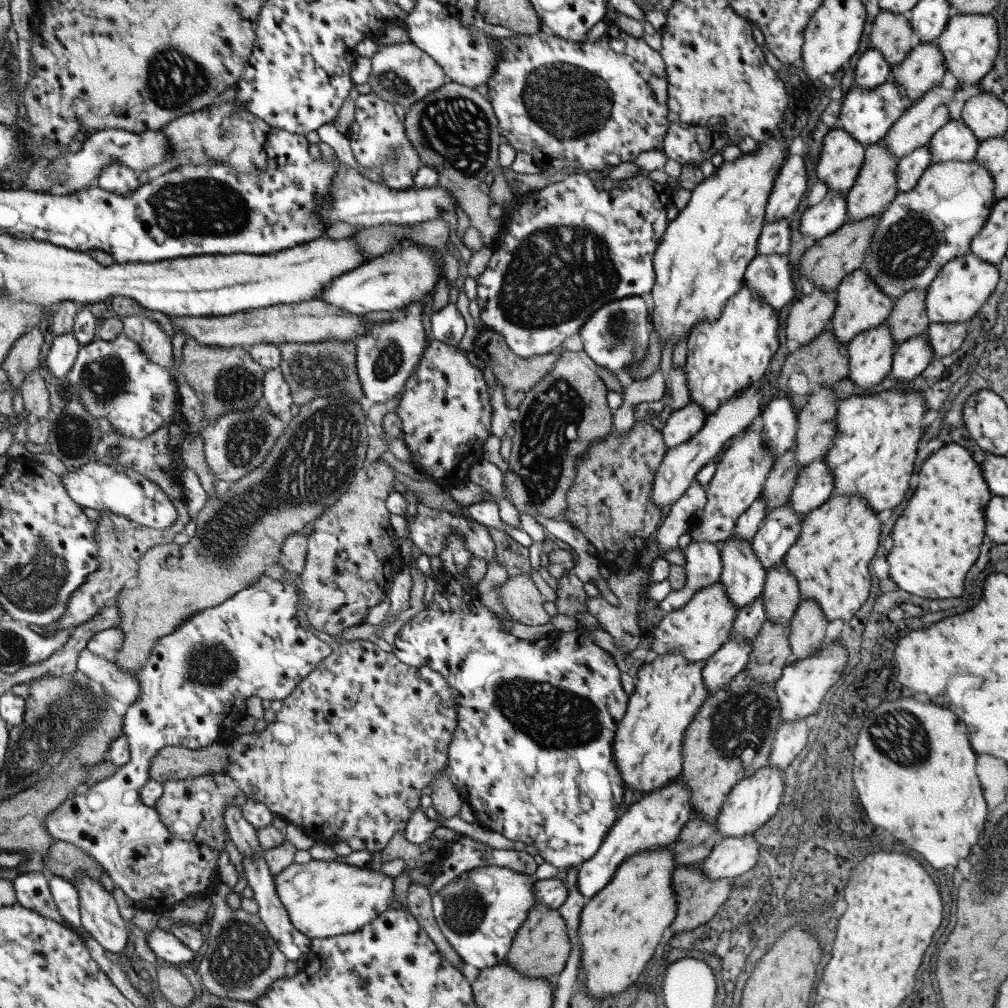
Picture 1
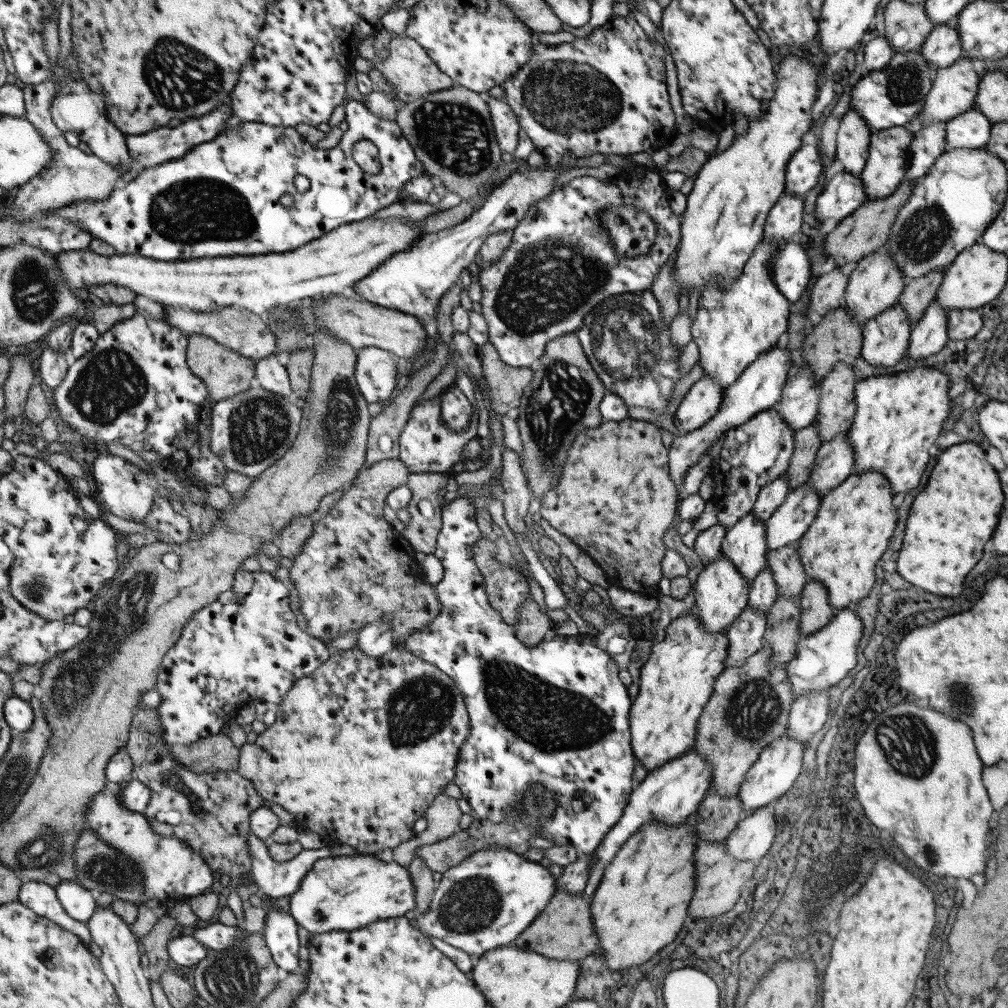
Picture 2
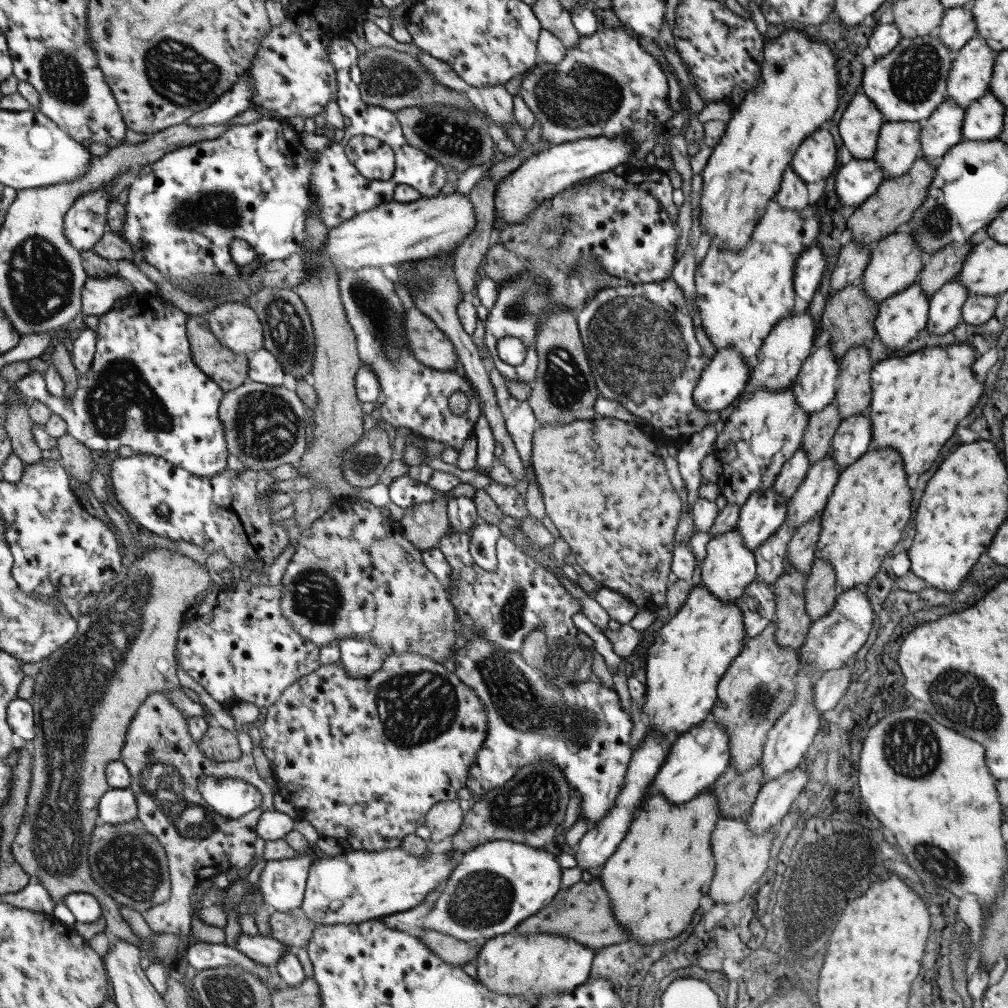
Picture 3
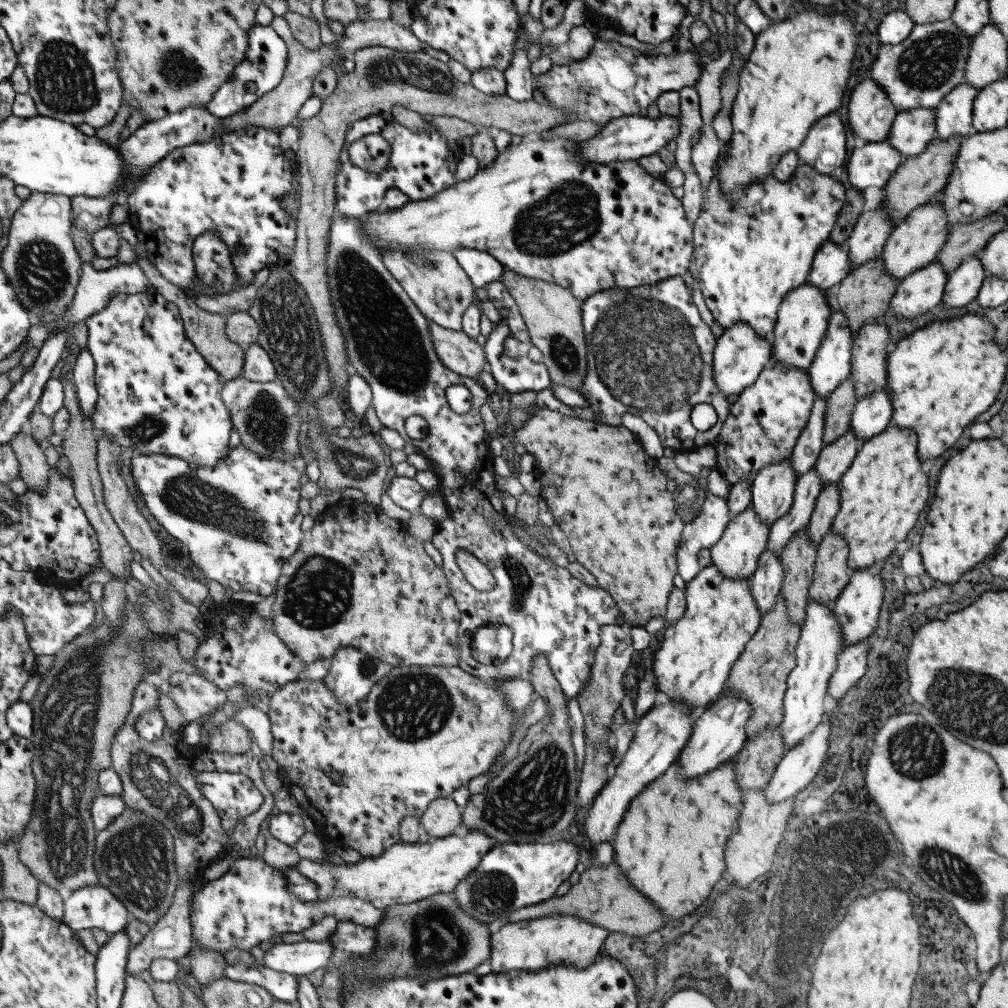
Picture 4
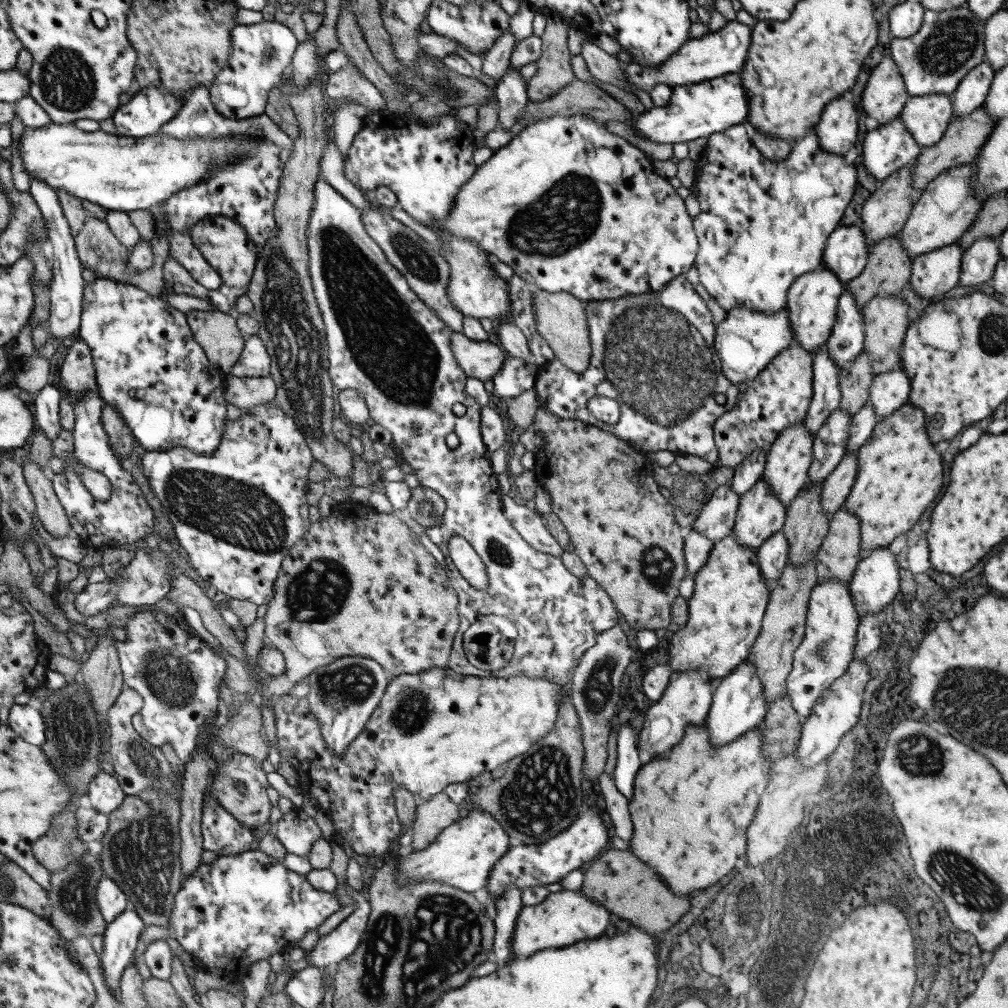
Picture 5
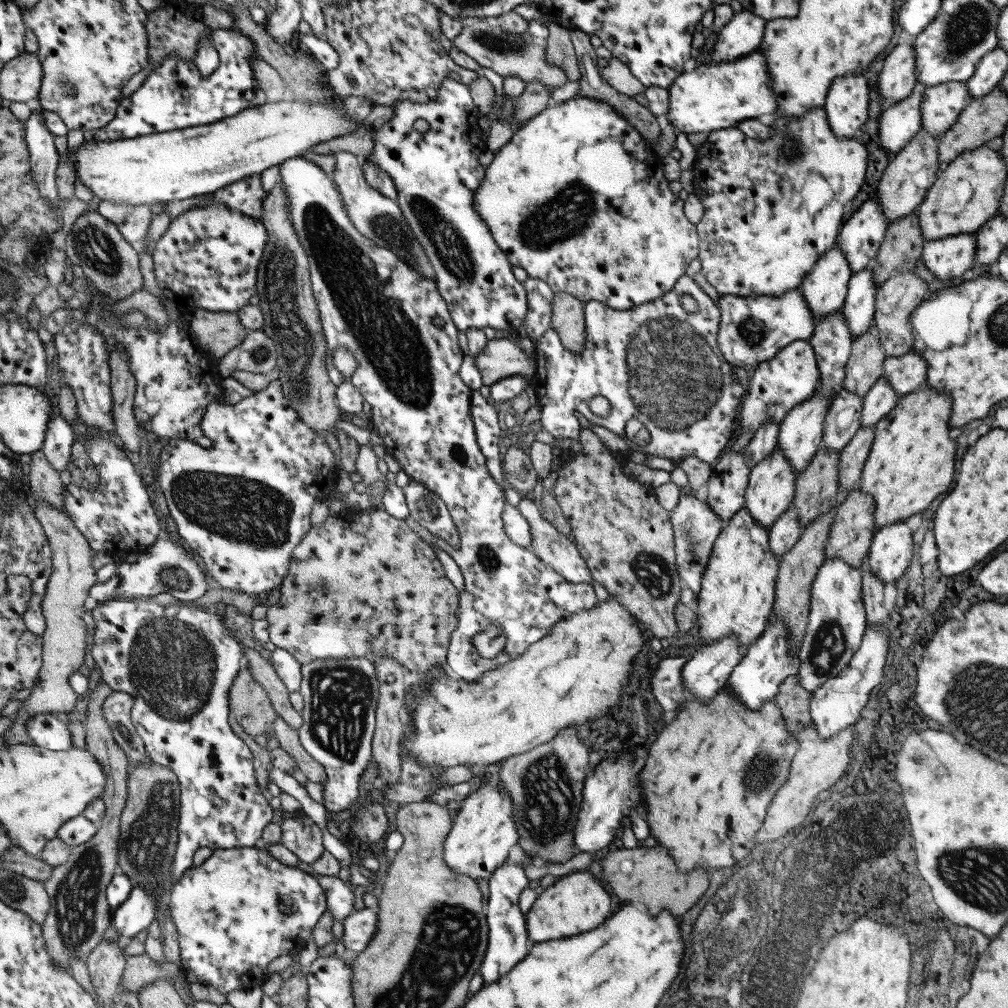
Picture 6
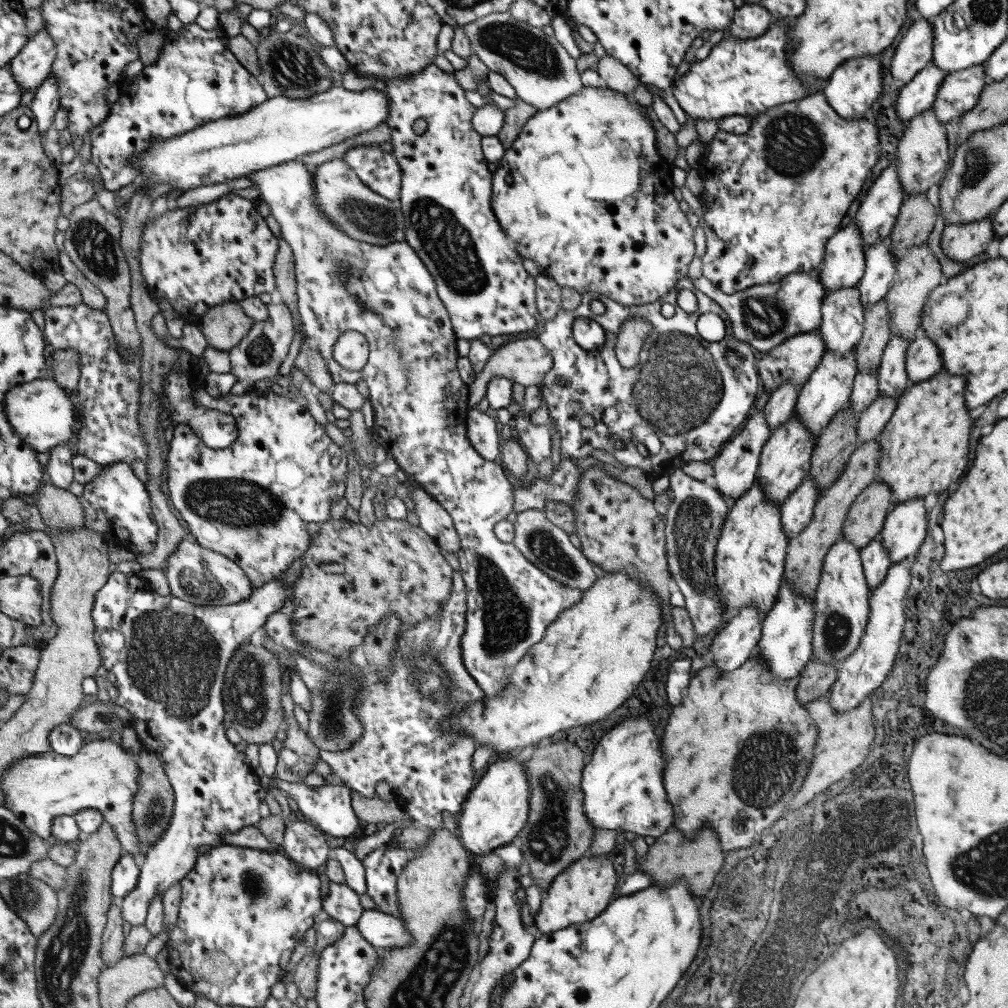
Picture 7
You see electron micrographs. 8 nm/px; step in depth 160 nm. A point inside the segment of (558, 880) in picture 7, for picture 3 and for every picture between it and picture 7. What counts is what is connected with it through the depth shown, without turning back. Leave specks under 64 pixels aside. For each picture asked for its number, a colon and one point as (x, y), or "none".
3: (510, 964)
4: (536, 943)
5: (565, 917)
6: (575, 903)

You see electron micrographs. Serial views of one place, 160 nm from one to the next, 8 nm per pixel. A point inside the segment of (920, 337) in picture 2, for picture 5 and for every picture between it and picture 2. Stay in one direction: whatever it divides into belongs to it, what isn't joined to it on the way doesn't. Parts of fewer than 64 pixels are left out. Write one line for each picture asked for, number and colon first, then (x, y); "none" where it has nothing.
3: (944, 306)
4: (962, 285)
5: (977, 264)

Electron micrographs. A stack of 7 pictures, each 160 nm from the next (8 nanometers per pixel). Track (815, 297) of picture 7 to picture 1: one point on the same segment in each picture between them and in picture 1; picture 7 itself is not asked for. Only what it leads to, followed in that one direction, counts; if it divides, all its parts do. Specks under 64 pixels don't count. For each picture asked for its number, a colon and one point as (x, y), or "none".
1: (683, 423)
2: (700, 403)
3: (723, 377)
4: (739, 354)
5: (745, 341)
6: (751, 329)

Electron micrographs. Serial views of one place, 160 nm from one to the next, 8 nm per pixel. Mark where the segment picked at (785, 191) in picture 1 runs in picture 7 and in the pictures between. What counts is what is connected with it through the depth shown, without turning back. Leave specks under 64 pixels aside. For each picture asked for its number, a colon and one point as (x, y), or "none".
2: (801, 172)
3: (814, 159)
4: (823, 148)
5: (836, 129)
6: (846, 105)
7: (855, 84)

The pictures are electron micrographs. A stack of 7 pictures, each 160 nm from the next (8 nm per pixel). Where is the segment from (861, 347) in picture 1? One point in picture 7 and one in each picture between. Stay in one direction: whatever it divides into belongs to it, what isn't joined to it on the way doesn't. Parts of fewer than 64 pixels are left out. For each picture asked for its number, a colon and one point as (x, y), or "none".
2: (884, 338)
3: (899, 317)
4: (918, 292)
5: (934, 273)
6: (948, 258)
7: (962, 242)

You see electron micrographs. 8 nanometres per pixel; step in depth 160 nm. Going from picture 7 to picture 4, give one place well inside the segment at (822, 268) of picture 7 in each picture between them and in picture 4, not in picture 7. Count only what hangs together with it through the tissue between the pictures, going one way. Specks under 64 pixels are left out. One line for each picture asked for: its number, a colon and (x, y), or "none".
4: (801, 320)
5: (811, 300)
6: (823, 288)

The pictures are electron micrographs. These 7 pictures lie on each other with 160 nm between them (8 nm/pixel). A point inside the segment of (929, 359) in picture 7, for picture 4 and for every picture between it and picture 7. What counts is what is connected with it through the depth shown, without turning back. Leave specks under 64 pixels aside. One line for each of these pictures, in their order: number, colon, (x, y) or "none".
4: (871, 415)
5: (887, 392)
6: (904, 374)

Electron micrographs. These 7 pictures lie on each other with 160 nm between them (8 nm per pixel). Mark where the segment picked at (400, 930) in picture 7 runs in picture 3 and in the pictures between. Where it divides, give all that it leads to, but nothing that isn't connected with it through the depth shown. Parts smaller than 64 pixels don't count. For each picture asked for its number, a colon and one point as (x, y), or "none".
3: (261, 949)
4: (300, 958)
5: (330, 948)
6: (358, 926)

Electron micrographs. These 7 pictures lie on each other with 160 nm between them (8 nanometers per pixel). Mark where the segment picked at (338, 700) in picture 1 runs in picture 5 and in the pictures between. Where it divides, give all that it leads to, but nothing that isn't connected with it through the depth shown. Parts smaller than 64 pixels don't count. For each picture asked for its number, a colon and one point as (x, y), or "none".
2: (359, 748)
3: (362, 760)
4: (421, 732)
5: (436, 727)

